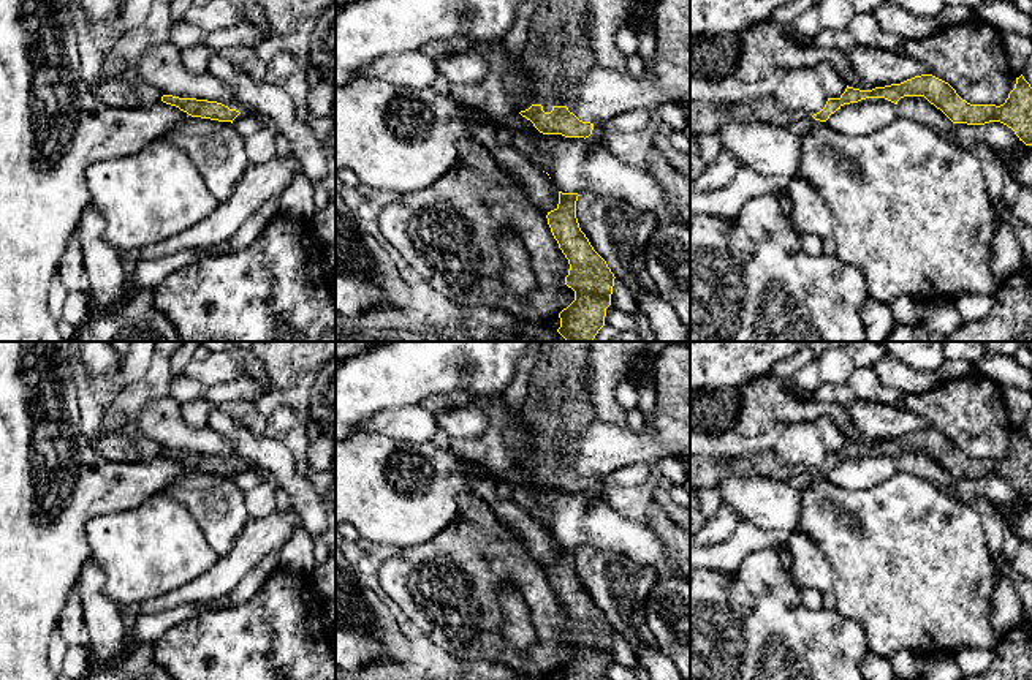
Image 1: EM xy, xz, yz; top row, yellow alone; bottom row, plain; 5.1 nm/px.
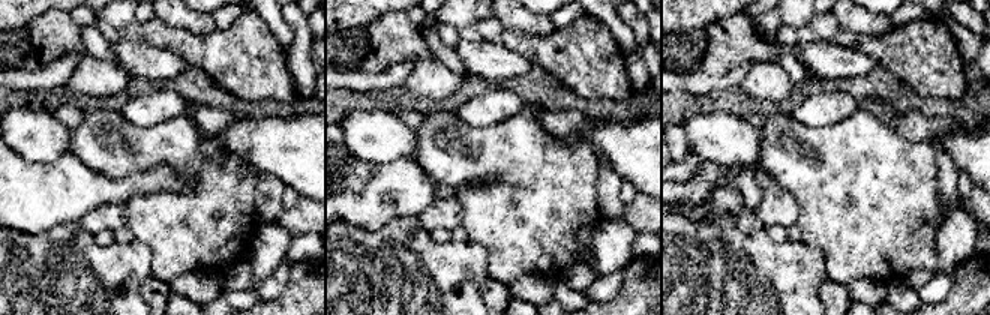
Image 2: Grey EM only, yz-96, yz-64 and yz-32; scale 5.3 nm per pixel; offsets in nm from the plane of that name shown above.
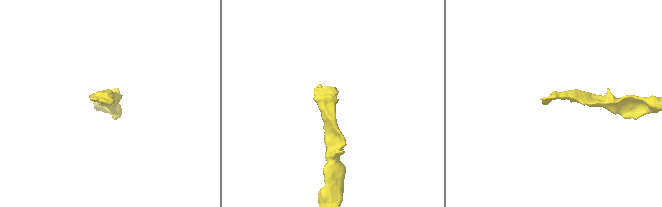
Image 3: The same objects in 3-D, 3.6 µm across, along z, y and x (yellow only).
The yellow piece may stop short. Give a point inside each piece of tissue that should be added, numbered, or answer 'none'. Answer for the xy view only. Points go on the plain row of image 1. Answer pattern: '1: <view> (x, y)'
none

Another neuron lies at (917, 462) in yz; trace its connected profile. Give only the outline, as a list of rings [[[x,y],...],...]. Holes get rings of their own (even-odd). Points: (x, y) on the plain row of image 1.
[[[904,451],[896,459],[901,471],[909,471],[942,490],[953,492],[953,476],[924,451]]]

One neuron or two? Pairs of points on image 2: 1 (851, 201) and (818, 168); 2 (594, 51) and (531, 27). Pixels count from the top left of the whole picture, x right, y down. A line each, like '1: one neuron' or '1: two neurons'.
1: one neuron
2: two neurons

